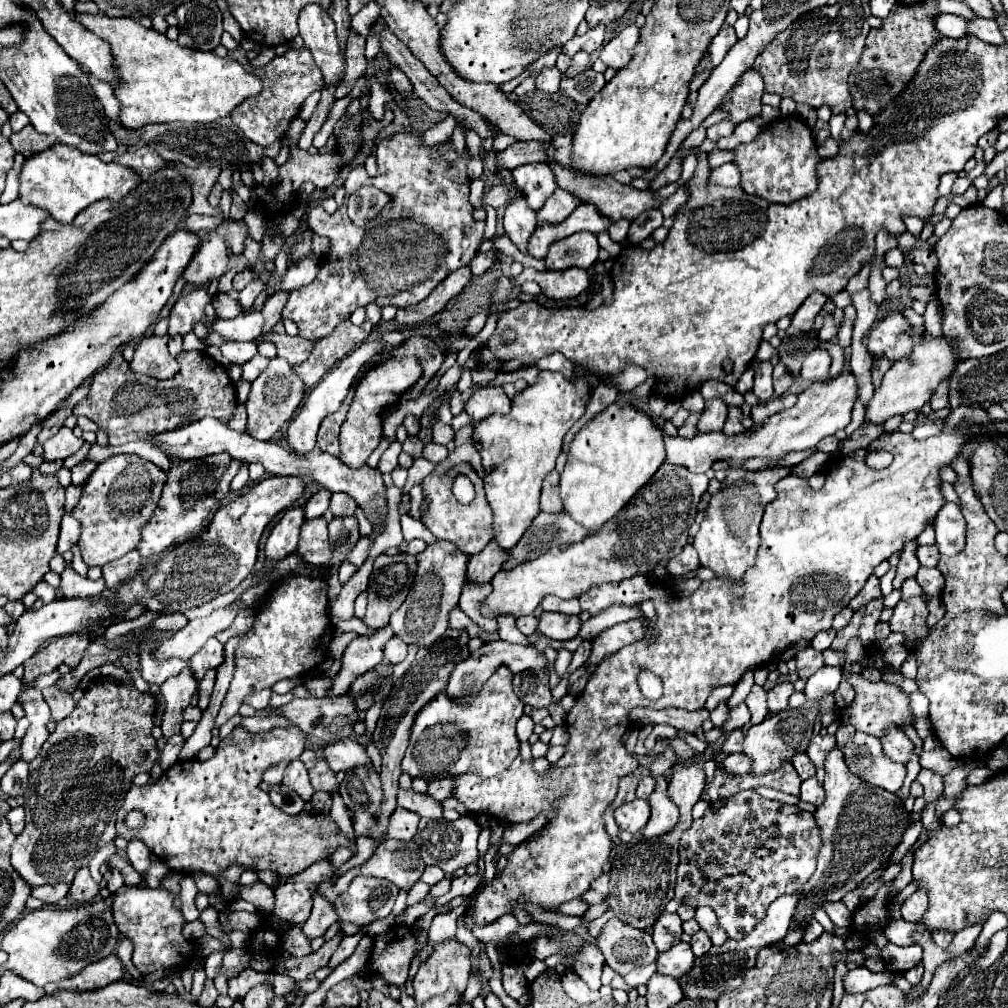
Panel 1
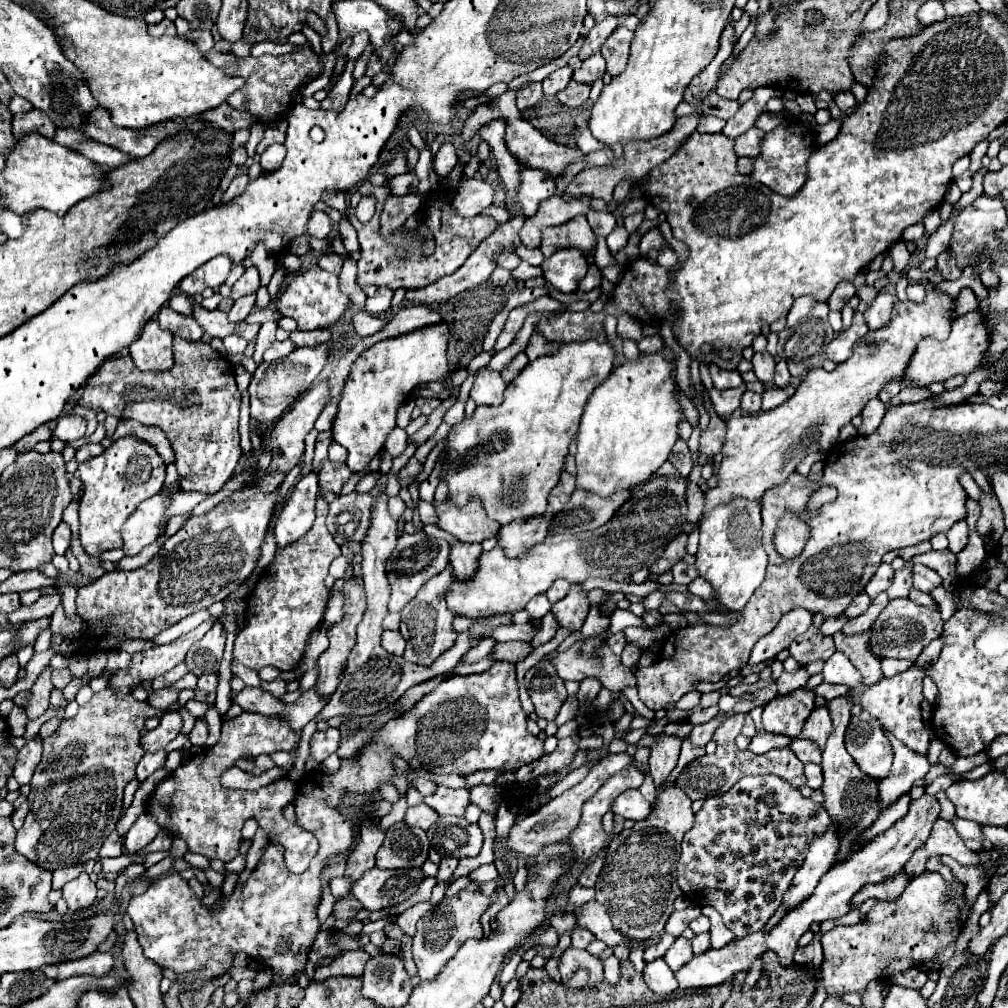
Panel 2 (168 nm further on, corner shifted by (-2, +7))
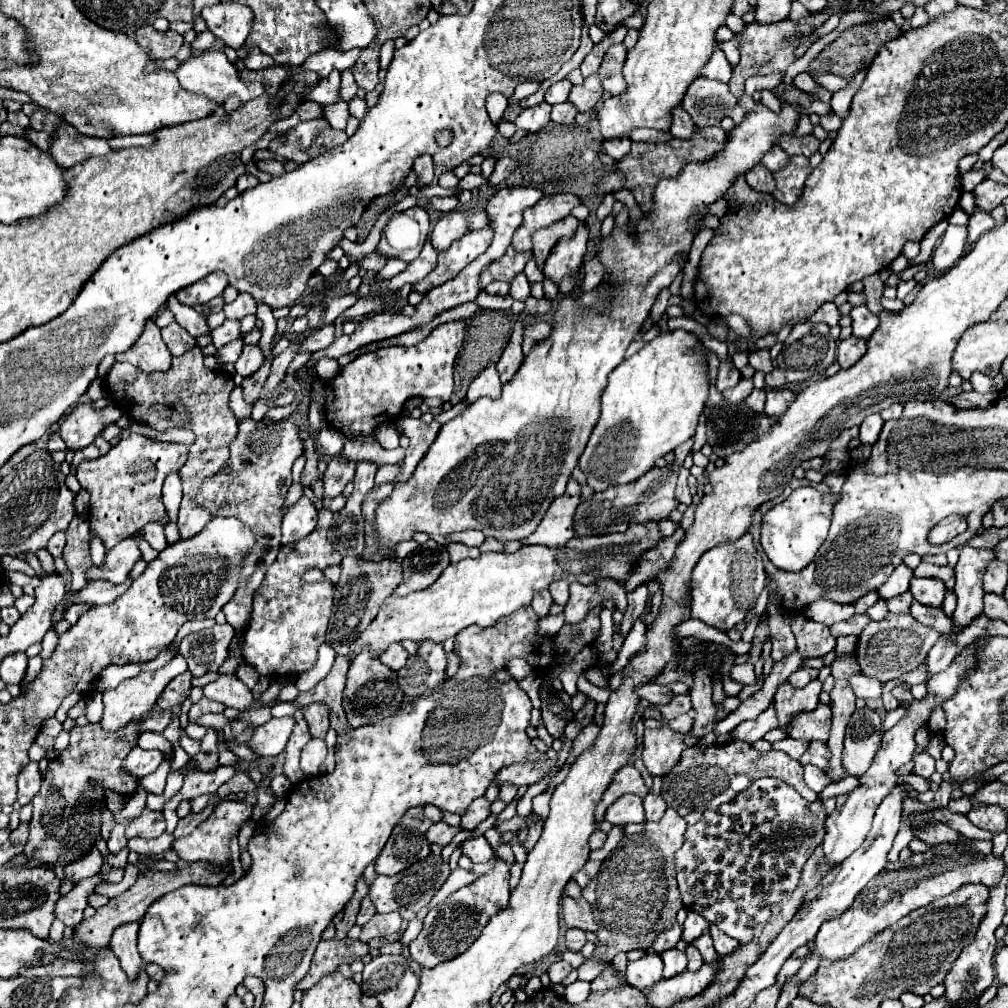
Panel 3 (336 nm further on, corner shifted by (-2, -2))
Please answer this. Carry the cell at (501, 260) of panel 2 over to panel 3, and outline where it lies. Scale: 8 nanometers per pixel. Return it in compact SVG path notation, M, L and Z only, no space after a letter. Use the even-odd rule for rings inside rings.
M520 273L520 275L512 281L510 287L512 287L512 289L510 289L510 297L512 297L514 301L526 301L526 299L530 297L530 283L528 283L528 279L526 279L524 273Z

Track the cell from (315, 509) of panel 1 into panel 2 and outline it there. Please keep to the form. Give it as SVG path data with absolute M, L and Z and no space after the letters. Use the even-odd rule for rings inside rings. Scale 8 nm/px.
M324 462L324 466L320 468L320 492L326 494L326 492L334 492L336 496L340 496L340 490L342 486L348 482L348 478L352 476L352 472L348 470L346 464L334 464L334 462Z

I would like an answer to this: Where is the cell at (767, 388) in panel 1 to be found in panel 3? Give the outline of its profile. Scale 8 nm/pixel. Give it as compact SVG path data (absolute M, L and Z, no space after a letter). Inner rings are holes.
M754 349L754 351L750 351L750 365L756 371L770 373L774 369L772 367L772 359L770 359L770 351L768 349Z

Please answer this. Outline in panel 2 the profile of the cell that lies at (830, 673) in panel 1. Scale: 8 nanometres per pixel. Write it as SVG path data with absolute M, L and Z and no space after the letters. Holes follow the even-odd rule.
M836 652L824 664L822 676L824 676L824 682L828 682L828 684L846 684L850 688L862 684L860 672L854 668L854 664L848 660L848 656L842 652Z

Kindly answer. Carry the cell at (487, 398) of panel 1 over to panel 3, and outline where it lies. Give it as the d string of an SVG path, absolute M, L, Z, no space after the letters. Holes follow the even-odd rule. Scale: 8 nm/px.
M488 365L468 387L468 403L474 403L476 399L480 397L492 397L492 399L498 399L502 393L502 383L500 383L500 377L498 377L498 371L494 365Z

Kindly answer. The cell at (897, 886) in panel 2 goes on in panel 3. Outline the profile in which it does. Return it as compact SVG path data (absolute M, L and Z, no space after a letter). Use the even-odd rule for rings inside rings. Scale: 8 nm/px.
M962 835L956 843L938 843L926 853L912 853L906 861L888 863L884 871L876 875L860 895L856 895L844 915L820 927L810 955L818 955L824 961L842 961L910 911L924 907L938 897L950 895L966 883L982 883L990 889L996 887L1004 875L1004 867L1006 863L992 855L992 841L976 841Z

